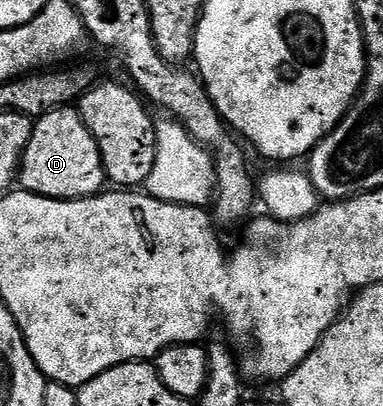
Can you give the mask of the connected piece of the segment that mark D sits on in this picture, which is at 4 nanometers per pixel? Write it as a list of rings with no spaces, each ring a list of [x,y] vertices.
[[[71,106],[57,107],[35,120],[32,136],[20,158],[18,183],[25,191],[51,199],[85,199],[105,190],[100,150],[79,110]]]

